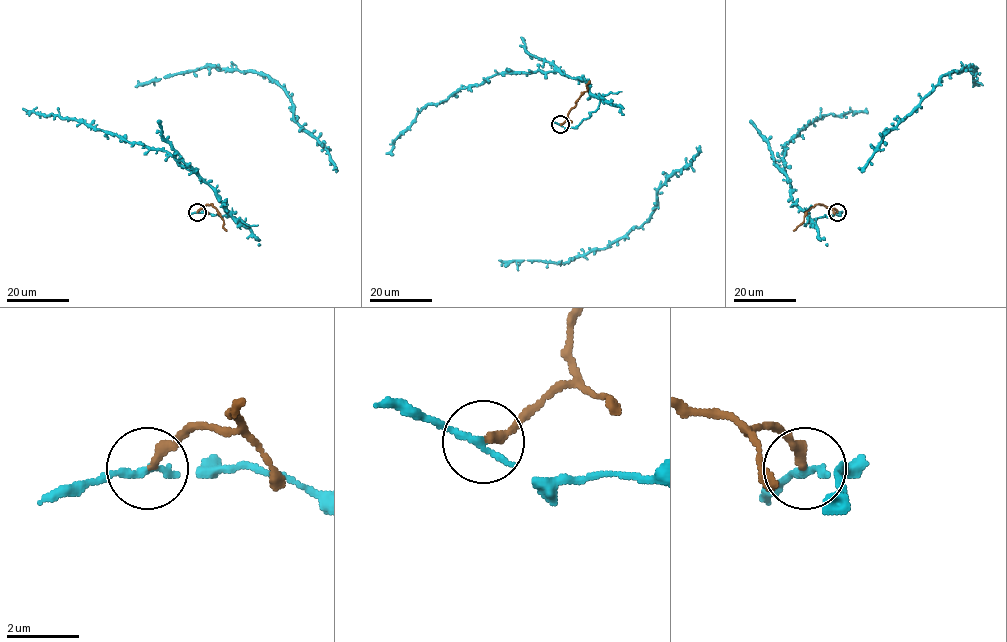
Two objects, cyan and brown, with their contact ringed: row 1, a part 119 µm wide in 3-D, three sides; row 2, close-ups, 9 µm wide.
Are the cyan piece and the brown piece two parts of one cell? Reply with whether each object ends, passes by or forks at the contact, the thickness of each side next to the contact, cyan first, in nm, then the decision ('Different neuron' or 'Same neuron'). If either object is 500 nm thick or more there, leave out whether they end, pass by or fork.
At the ring cyan ends. At the ring brown ends. Thickness 240 nm (cyan) against 280 nm. Different neuron

